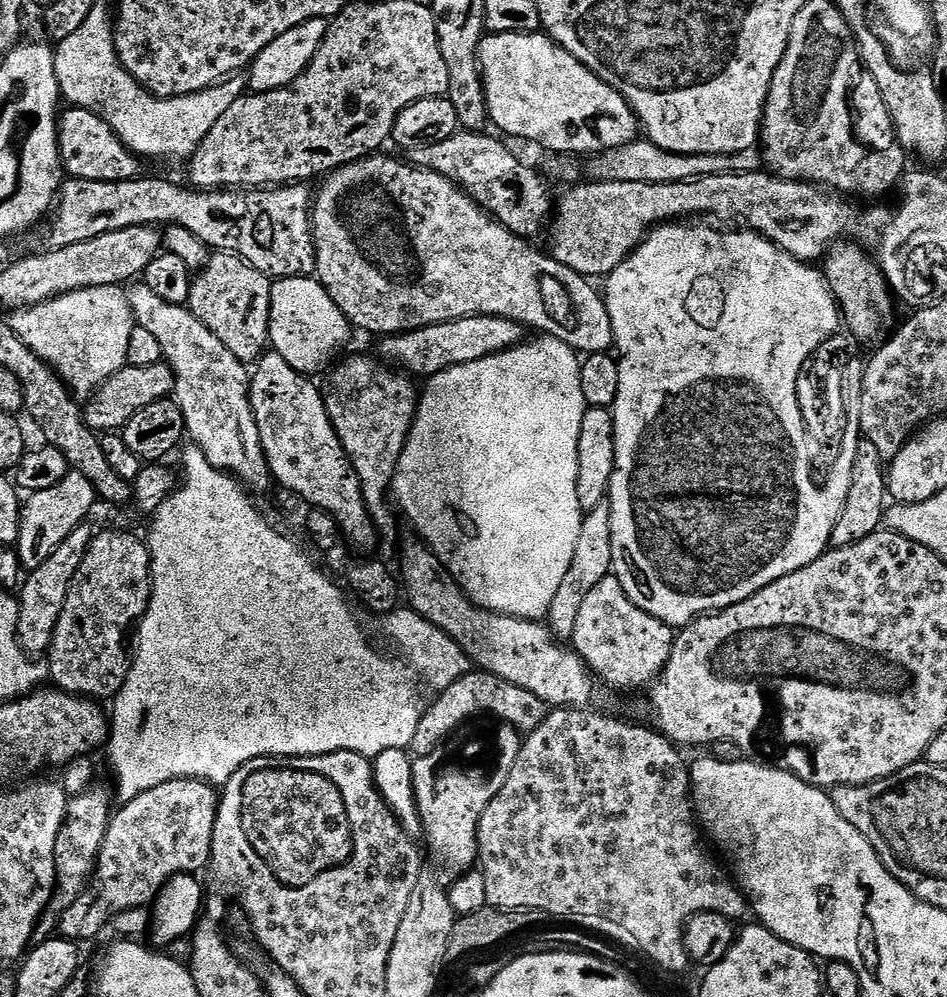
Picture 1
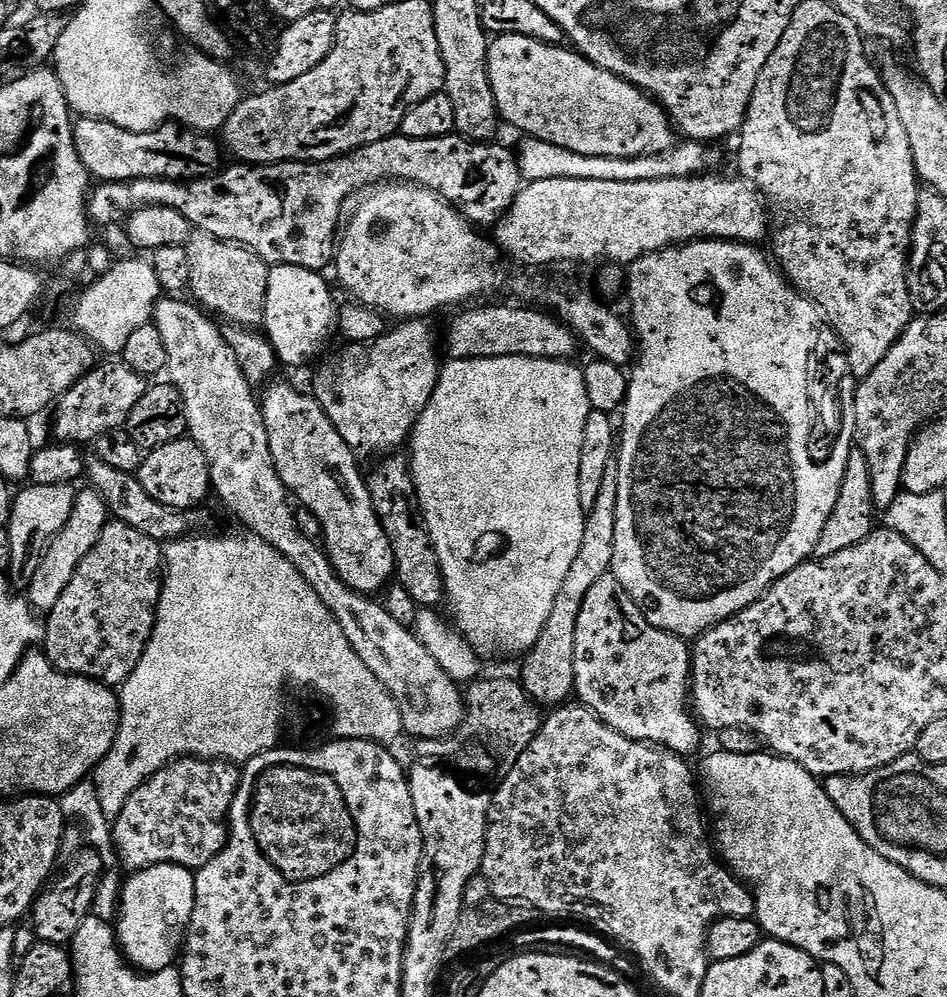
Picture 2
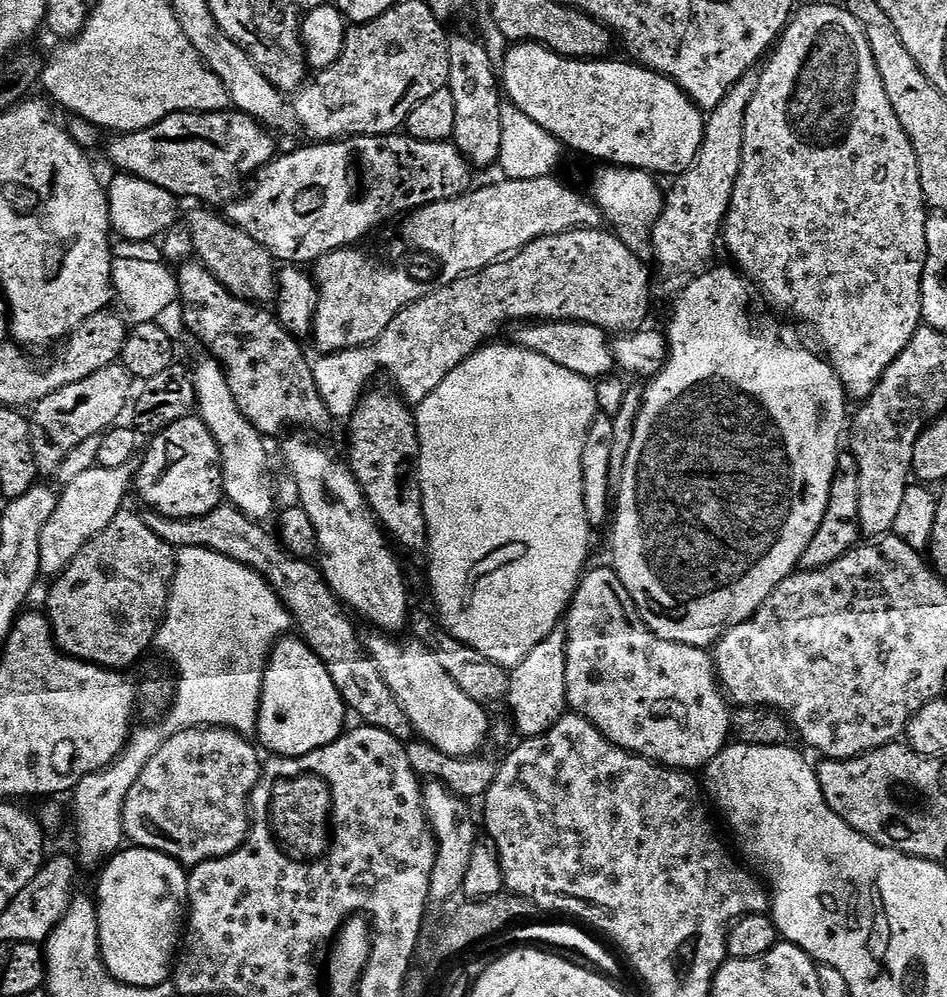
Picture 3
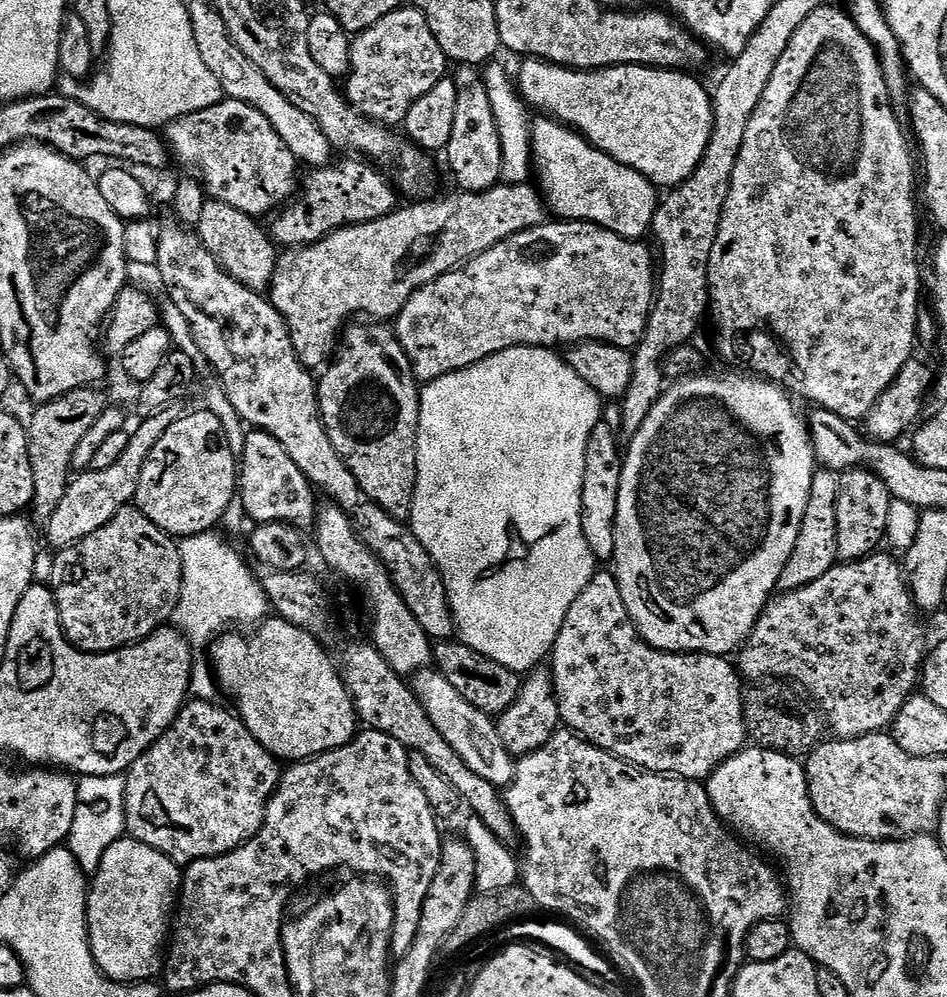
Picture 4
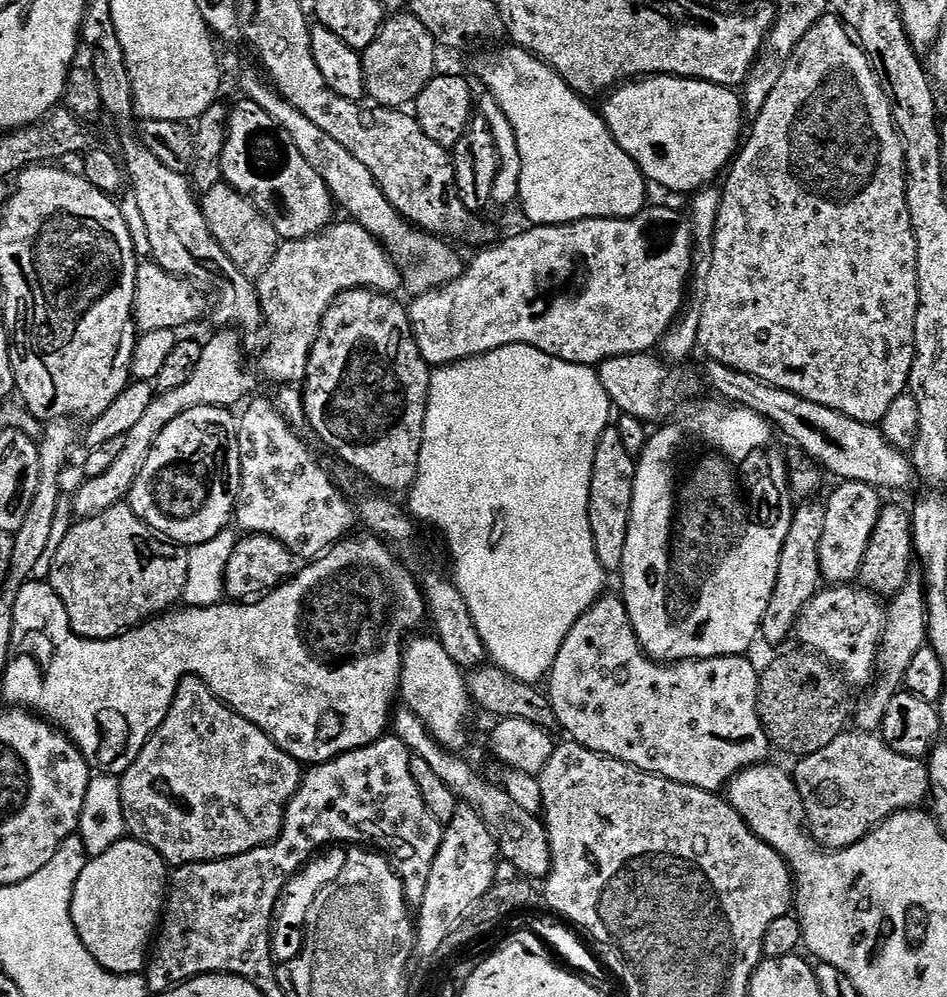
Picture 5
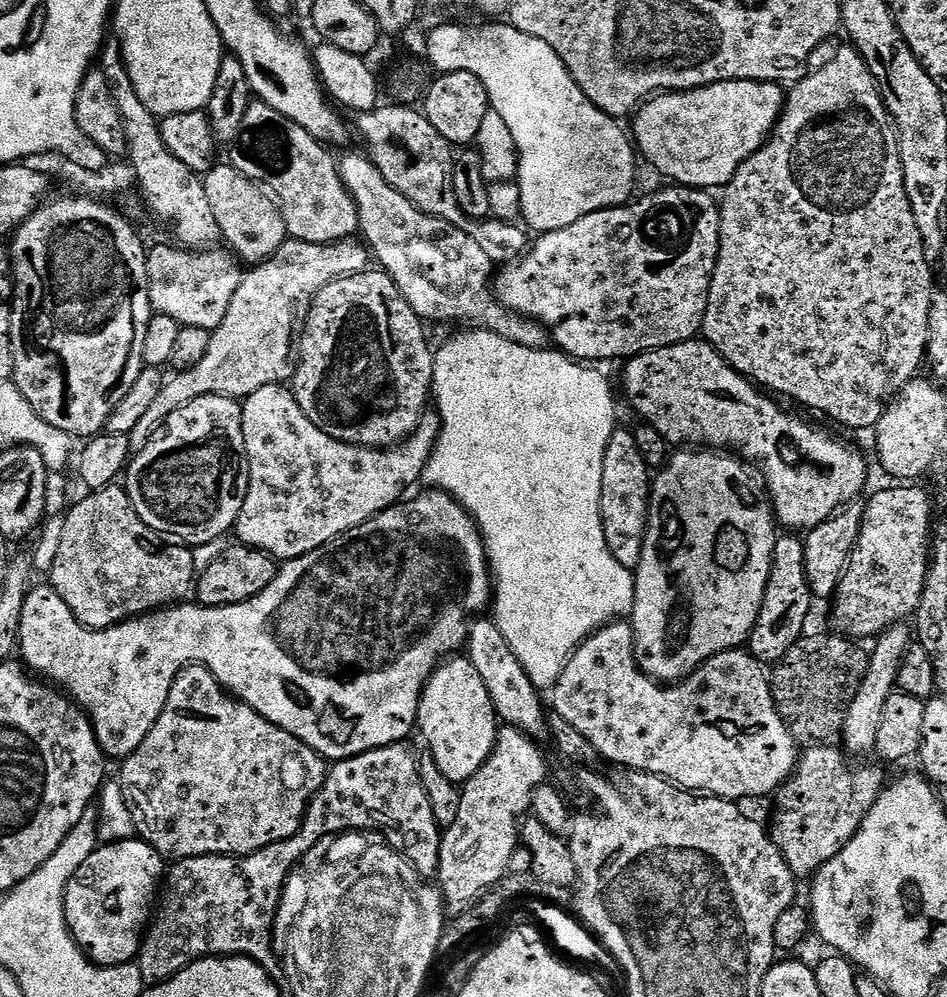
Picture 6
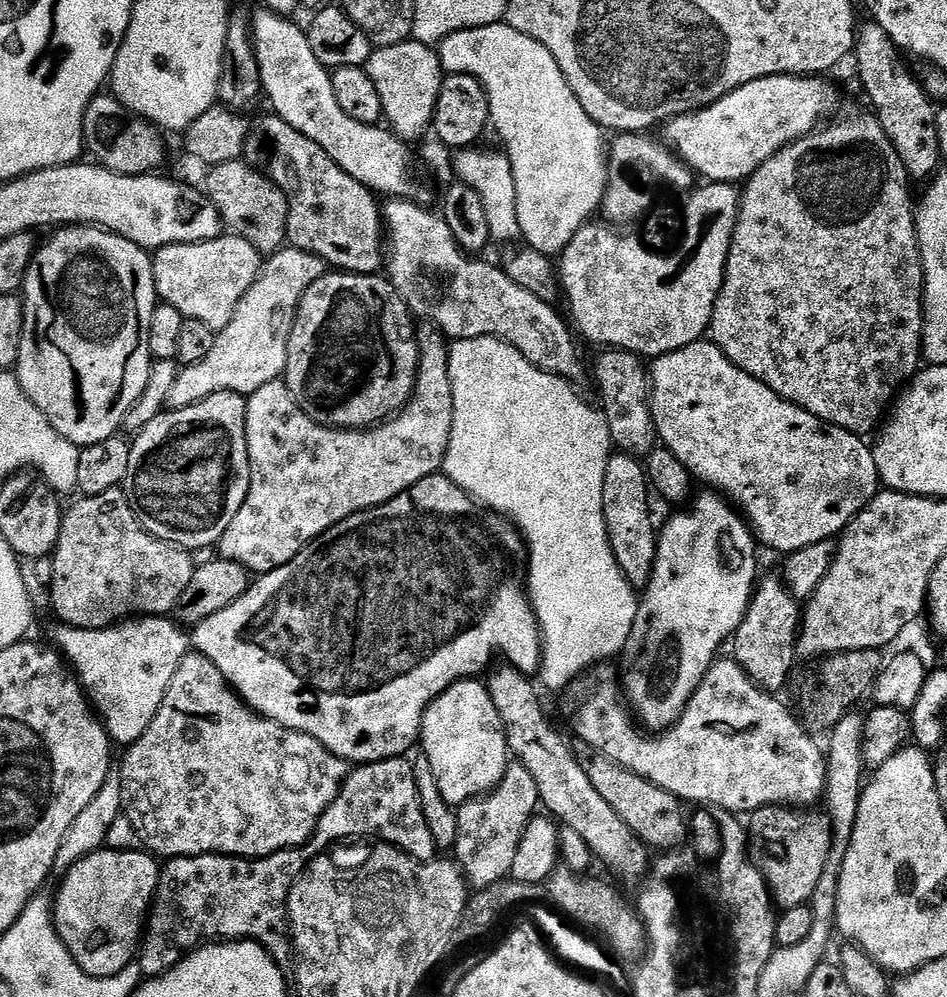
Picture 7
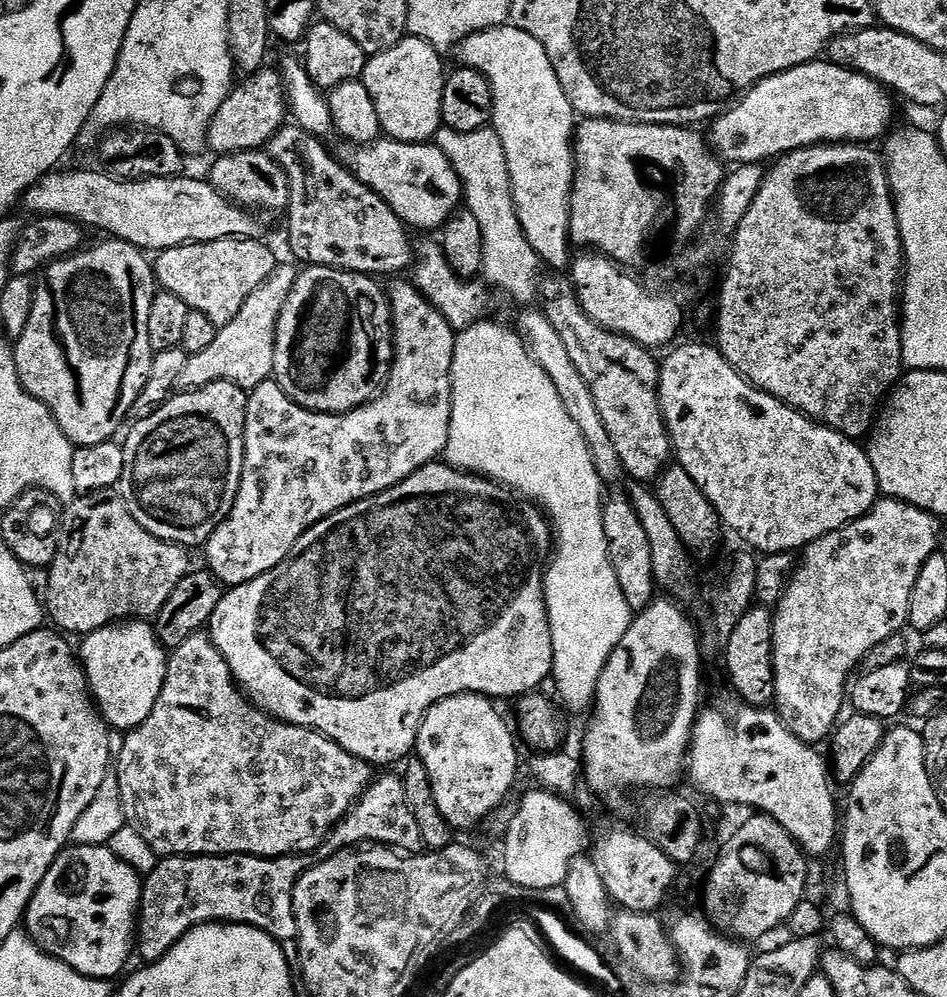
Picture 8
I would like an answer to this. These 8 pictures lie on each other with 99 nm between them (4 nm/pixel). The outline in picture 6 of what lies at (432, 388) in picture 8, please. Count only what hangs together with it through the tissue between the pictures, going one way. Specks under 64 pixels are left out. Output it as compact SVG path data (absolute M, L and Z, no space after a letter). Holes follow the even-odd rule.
M283 383L262 386L262 390L254 390L254 394L242 400L242 452L246 457L248 493L236 519L234 536L245 544L245 549L263 552L277 562L297 560L317 552L325 544L372 520L379 512L401 503L409 495L408 488L421 483L438 437L440 417L428 410L412 435L399 446L389 450L338 446L303 416L291 387Z

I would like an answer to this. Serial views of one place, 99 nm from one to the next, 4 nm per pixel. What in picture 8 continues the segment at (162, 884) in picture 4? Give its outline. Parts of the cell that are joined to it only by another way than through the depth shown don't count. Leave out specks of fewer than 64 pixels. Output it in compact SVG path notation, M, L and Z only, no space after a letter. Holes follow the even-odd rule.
M73 843L56 856L46 878L28 903L26 931L44 951L57 956L84 976L111 981L128 964L138 932L138 913L142 903L142 876L115 856L111 847Z

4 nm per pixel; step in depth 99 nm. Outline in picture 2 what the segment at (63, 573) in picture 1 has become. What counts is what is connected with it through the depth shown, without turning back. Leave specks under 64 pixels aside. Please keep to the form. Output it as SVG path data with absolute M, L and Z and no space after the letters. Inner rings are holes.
M91 490L77 491L74 510L70 514L70 518L64 522L62 530L57 536L49 542L48 549L40 557L39 566L26 581L27 603L37 613L40 611L41 614L47 614L54 610L54 606L58 606L58 598L62 598L62 590L66 590L66 586L70 586L70 578L74 578L78 566L88 557L90 550L94 550L102 530L109 523L110 513L104 499Z

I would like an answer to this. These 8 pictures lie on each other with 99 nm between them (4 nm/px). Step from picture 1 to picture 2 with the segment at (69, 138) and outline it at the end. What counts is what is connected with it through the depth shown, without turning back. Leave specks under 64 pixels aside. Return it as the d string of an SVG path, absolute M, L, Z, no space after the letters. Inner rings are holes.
M80 118L75 121L72 137L74 138L74 146L78 150L78 158L82 162L82 166L86 166L89 177L96 182L107 182L109 184L116 184L119 180L179 180L187 182L190 180L198 180L202 176L213 175L221 167L220 152L222 156L222 148L219 143L212 141L211 135L202 132L193 132L190 128L185 128L175 122L163 124L161 128L155 128L149 132L131 132L130 130L122 130L122 126L114 126L114 122L106 122L105 120L90 120L87 118Z

